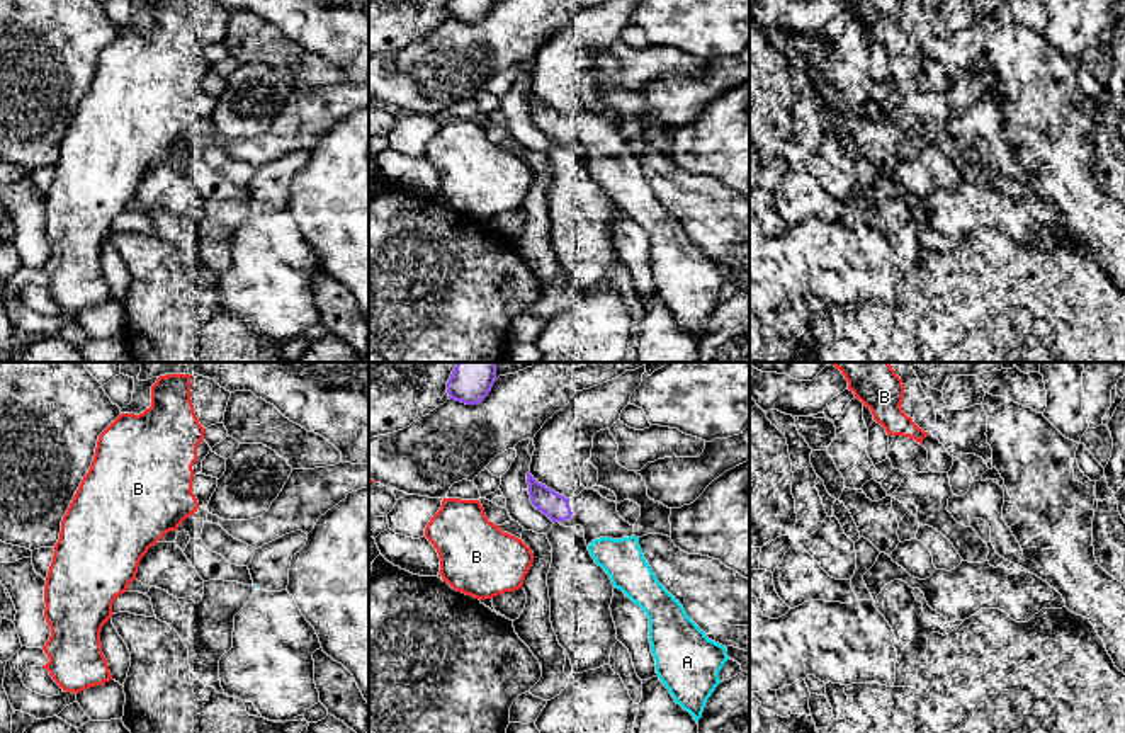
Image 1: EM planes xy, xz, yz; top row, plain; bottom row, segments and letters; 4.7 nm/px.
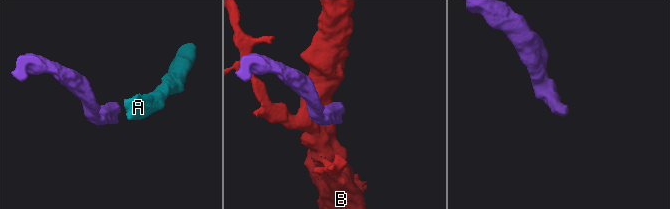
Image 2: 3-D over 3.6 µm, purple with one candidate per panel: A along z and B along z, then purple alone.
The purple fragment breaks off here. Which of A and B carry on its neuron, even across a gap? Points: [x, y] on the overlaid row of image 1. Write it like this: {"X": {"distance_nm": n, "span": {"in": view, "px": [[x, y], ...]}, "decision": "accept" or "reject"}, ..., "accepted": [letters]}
{"A": {"distance_nm": 150, "span": {"in": "xz", "px": [[570, 517], [592, 541]]}, "decision": "accept"}, "B": {"distance_nm": 160, "span": {"in": "xz", "px": [[537, 509], [520, 539]]}, "decision": "reject"}, "accepted": ["A"]}

